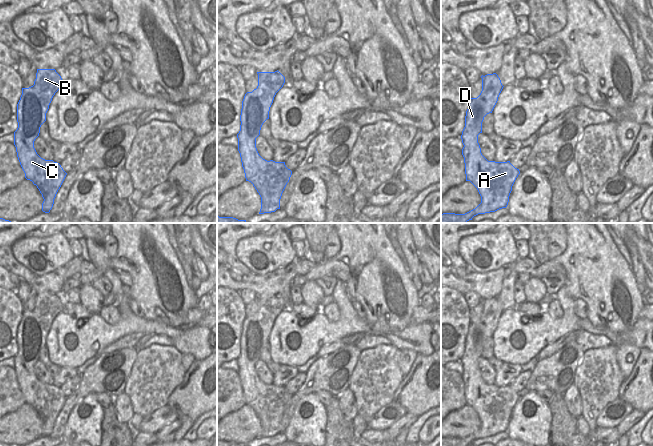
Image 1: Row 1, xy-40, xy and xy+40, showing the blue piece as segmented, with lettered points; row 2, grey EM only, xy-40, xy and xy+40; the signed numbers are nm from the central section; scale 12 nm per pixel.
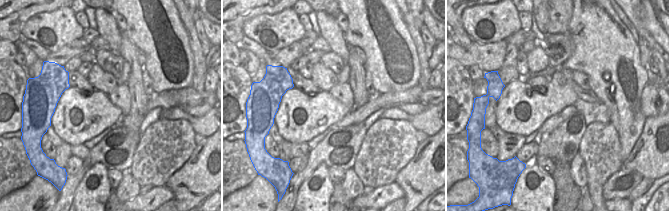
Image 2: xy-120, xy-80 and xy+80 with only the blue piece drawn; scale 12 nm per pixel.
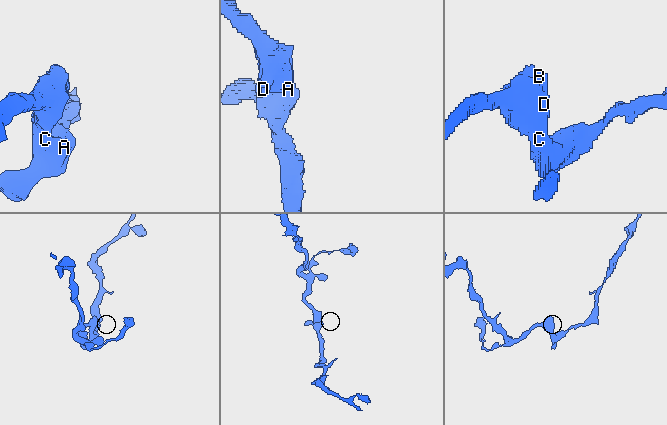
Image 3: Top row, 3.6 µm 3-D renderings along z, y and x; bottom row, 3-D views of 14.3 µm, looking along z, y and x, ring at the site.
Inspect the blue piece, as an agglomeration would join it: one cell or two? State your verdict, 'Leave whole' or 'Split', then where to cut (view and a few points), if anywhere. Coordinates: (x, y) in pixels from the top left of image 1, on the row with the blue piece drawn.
Leave whole. No split

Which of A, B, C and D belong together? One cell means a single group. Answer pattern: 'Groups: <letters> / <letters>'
Groups: A B C D

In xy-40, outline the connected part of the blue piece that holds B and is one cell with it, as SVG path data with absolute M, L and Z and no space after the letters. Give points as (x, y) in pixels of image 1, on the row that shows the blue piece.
M37 69L34 85L29 88L22 88L22 95L17 104L18 128L14 132L17 157L25 173L25 178L32 181L42 194L44 199L42 211L45 213L49 213L52 209L56 194L67 173L59 163L41 158L34 148L34 141L39 136L41 125L46 121L46 113L53 96L63 87L64 81L55 69Z

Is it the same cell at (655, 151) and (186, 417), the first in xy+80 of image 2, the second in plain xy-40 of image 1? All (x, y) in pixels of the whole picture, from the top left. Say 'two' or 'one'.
one

